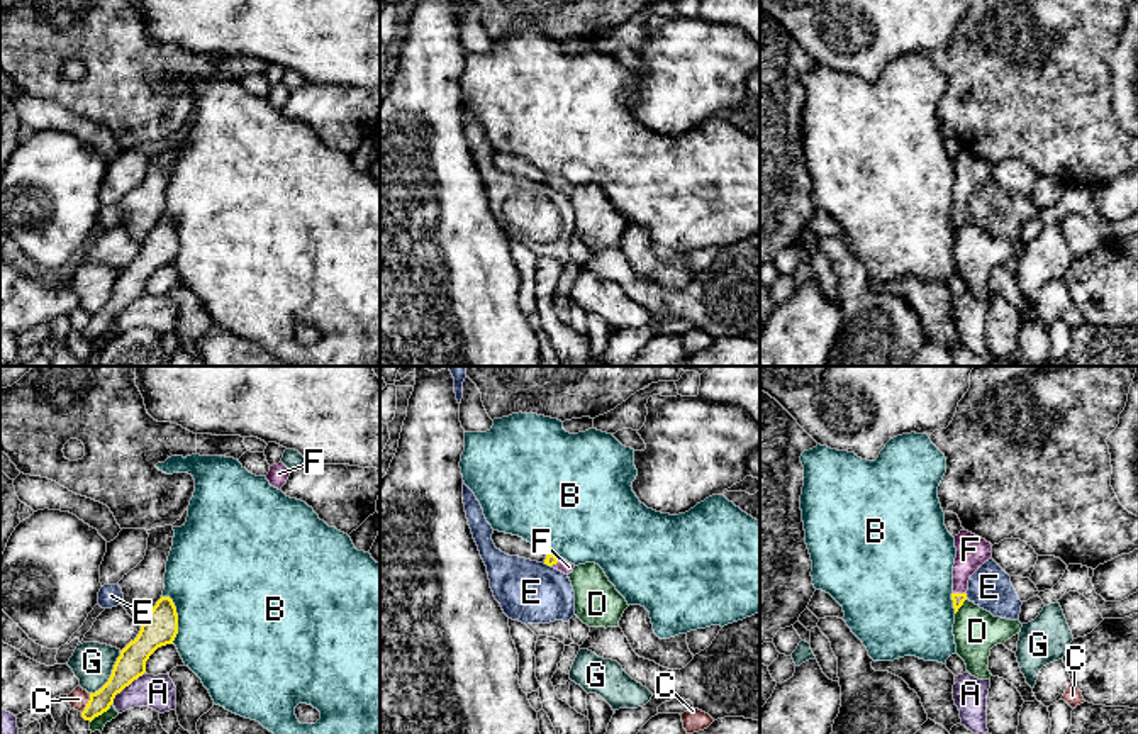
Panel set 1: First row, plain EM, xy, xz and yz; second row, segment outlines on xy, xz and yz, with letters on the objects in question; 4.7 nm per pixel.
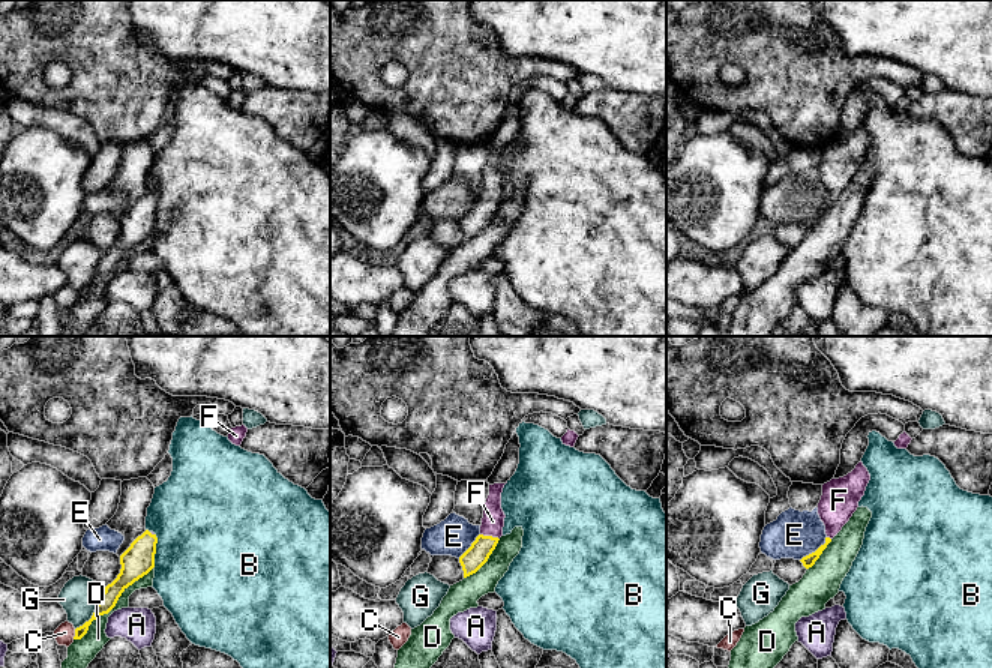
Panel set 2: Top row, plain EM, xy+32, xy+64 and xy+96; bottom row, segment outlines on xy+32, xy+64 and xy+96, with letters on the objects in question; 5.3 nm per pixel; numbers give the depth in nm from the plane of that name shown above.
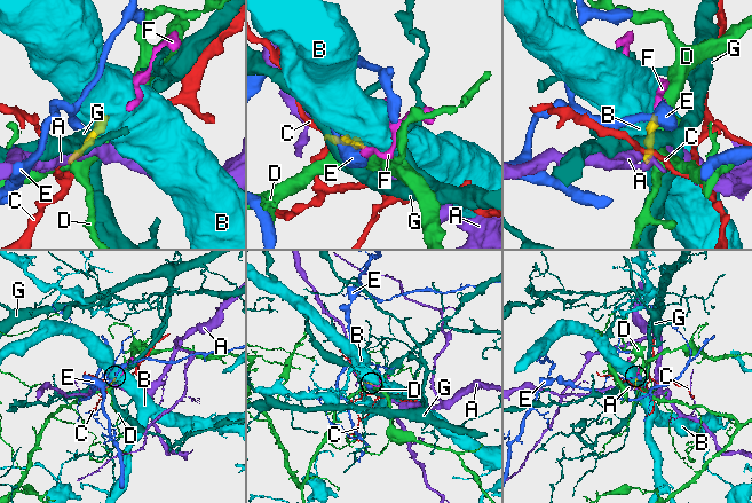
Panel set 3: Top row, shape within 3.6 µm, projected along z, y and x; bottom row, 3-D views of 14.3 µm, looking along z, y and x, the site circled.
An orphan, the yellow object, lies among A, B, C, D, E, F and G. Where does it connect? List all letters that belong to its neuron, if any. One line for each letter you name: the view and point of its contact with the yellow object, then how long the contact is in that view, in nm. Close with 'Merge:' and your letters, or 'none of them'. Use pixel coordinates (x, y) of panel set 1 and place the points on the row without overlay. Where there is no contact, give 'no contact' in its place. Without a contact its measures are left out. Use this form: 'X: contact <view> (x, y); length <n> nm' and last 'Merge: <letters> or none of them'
F: contact yz (960, 214); length 60 nm
Merge: F

